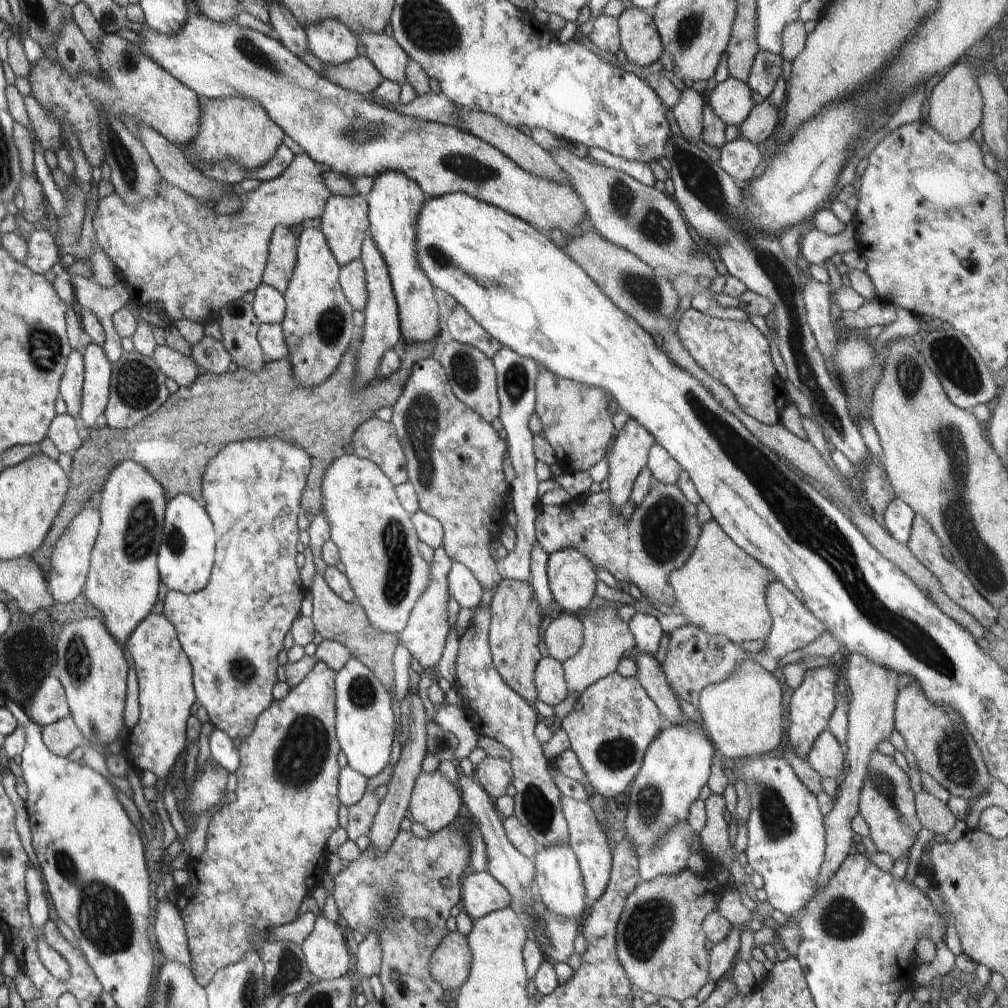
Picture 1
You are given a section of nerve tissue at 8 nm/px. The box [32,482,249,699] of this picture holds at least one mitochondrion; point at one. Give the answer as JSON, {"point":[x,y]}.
{"point":[141,528]}

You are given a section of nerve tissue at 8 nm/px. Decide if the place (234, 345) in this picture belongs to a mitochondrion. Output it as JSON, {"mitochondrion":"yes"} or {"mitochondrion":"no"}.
{"mitochondrion":"no"}

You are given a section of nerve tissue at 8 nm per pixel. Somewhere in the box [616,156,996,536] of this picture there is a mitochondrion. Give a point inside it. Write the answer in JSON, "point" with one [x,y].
{"point":[951,356]}

